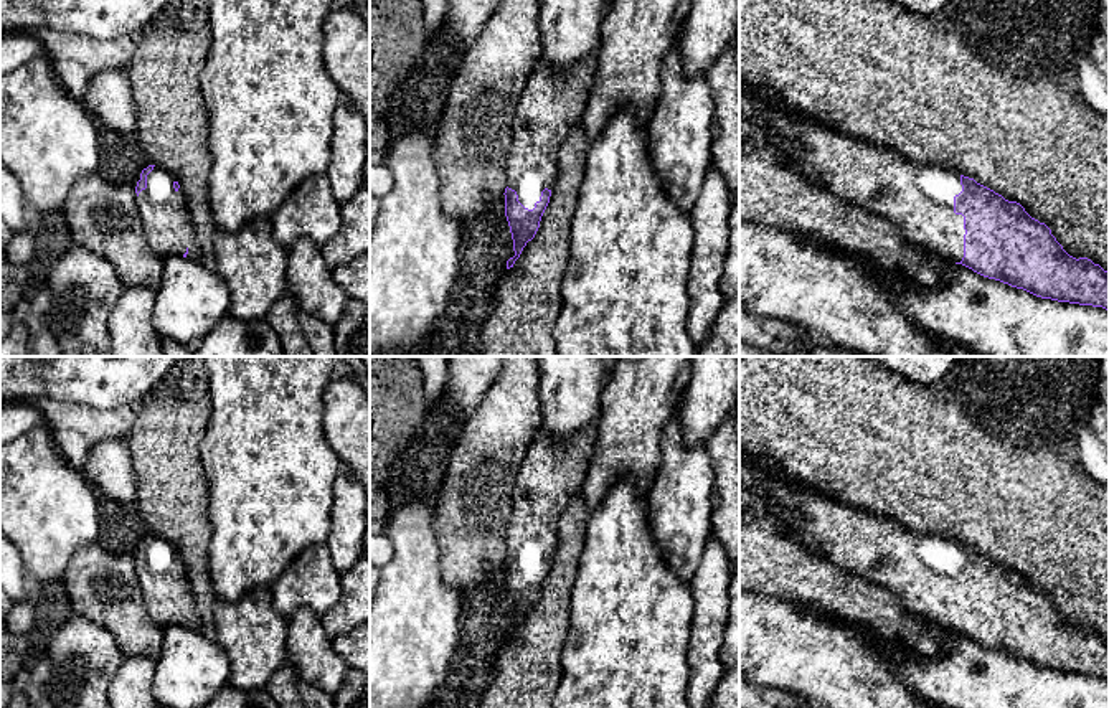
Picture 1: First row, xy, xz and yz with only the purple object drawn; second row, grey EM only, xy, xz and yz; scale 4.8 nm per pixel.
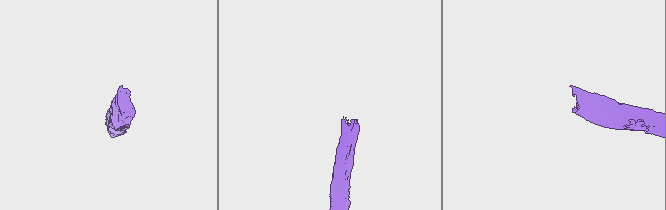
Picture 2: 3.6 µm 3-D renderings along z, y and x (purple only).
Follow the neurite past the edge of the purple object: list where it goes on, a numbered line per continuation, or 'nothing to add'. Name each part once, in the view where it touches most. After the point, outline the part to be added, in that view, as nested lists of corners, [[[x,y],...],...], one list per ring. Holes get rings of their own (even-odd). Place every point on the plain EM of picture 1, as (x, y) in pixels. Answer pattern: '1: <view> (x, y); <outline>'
1: yz (918, 568); [[[739,460],[739,487],[753,492],[769,512],[789,512],[792,522],[781,533],[799,538],[830,563],[893,591],[908,611],[926,621],[960,632],[964,627],[964,586],[954,583],[954,566],[962,561],[960,545],[937,535],[916,535],[883,517],[812,492]]]

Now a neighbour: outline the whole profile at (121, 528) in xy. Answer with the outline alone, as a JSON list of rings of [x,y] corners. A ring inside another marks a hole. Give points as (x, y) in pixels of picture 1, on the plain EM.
[[[99,495],[99,531],[94,543],[109,553],[135,558],[142,540],[149,535],[152,531],[135,502],[120,503]]]

